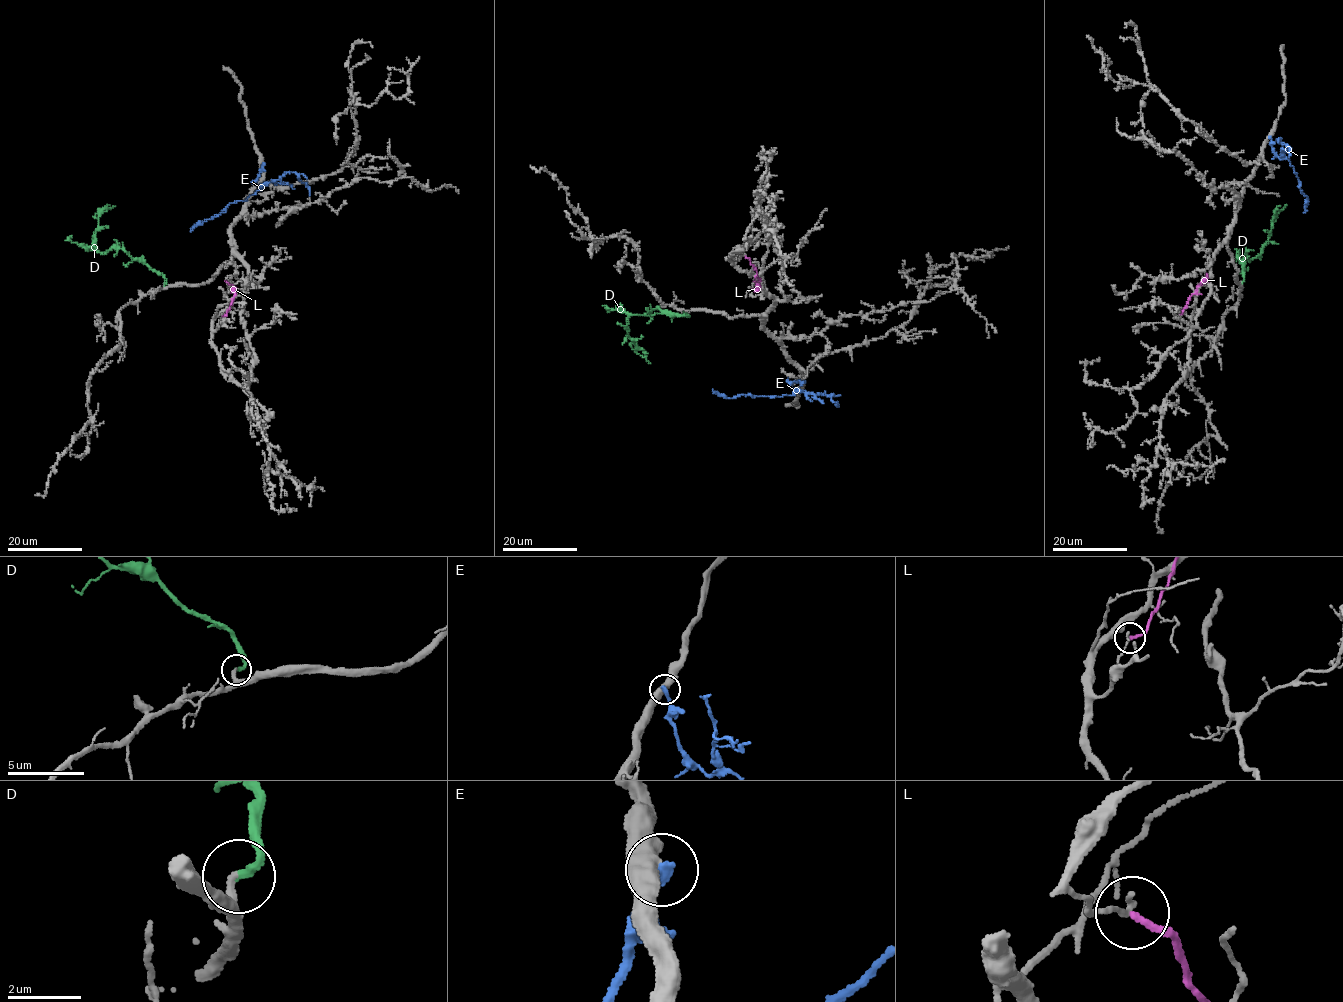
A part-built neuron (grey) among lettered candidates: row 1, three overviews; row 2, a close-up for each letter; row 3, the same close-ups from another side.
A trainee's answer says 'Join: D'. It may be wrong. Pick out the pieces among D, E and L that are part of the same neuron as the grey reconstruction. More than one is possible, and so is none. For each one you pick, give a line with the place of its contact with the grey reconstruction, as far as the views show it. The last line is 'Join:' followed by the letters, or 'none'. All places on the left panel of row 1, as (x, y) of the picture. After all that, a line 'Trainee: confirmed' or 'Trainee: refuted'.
D: meets grey at (164, 284)
Join: D
Trainee: confirmed

